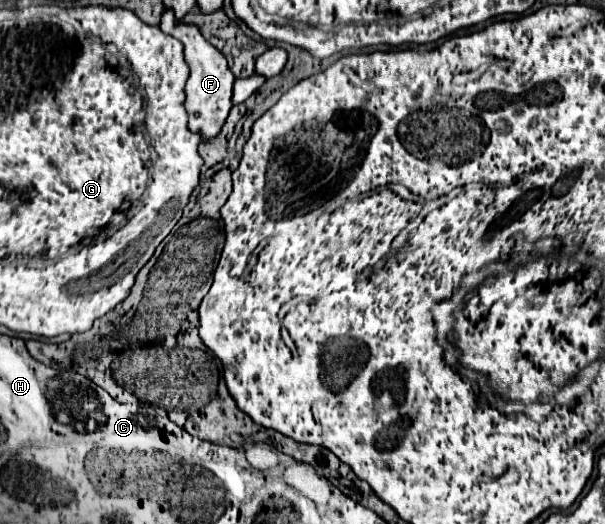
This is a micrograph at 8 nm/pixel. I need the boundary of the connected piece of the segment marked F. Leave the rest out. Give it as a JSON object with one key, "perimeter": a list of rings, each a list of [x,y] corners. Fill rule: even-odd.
{"perimeter":[[[177,24],[171,36],[183,42],[185,60],[191,70],[187,86],[185,86],[185,96],[187,96],[185,108],[189,110],[189,130],[193,130],[195,134],[201,134],[201,142],[209,142],[221,132],[229,116],[229,110],[233,108],[231,96],[233,96],[235,76],[229,72],[225,56],[217,48],[213,48],[205,38],[201,38],[201,32],[197,30],[197,26]]]}

